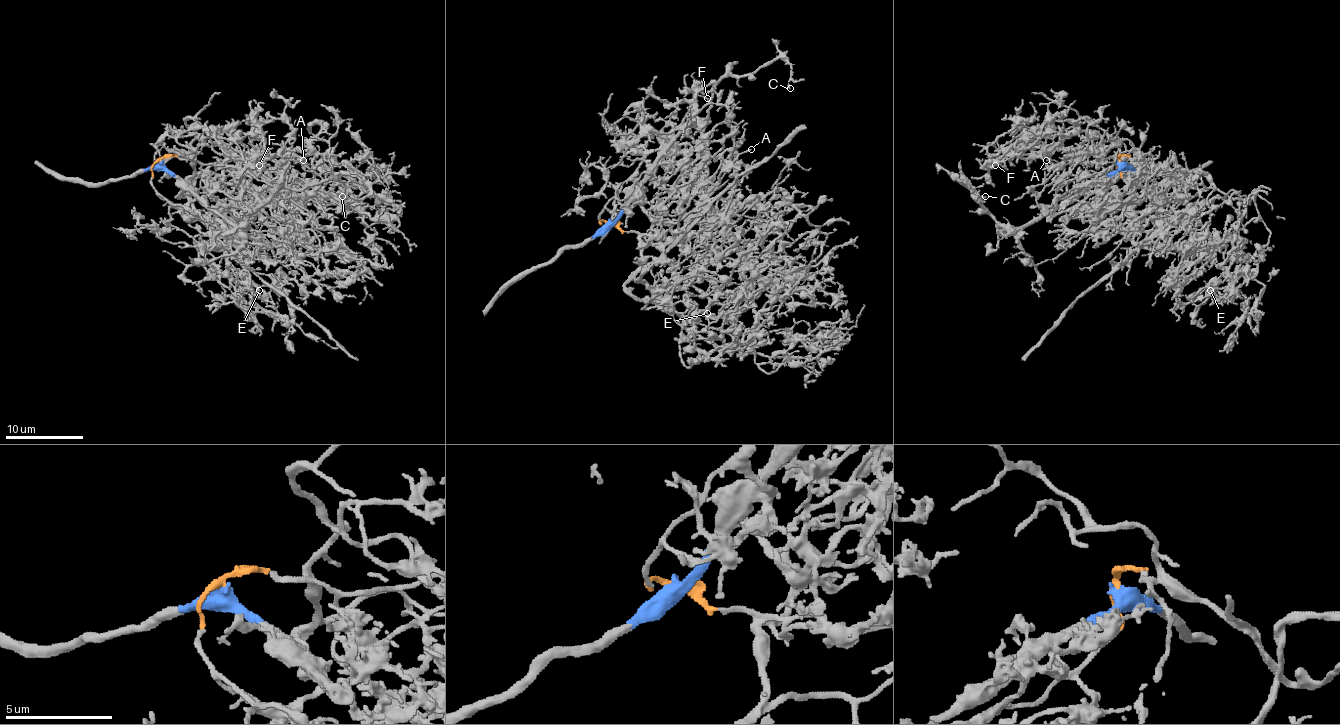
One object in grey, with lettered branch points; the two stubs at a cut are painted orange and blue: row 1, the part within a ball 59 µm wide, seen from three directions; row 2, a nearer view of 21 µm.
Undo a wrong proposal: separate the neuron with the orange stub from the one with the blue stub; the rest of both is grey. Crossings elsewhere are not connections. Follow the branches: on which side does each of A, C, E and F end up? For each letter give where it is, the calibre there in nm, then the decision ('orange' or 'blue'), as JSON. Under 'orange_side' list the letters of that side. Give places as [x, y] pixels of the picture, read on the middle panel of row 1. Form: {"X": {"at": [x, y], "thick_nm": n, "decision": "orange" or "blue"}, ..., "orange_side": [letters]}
{"A": {"at": [751, 149], "thick_nm": 150, "decision": "orange"}, "C": {"at": [790, 88], "thick_nm": 150, "decision": "blue"}, "E": {"at": [707, 313], "thick_nm": 160, "decision": "orange"}, "F": {"at": [707, 98], "thick_nm": 160, "decision": "orange"}, "orange_side": ["A", "E", "F"]}

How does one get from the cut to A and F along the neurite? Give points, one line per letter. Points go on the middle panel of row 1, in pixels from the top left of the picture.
A: (608, 222), (645, 236), (661, 185), (712, 187), (751, 150)
F: (608, 222), (639, 237), (651, 230), (655, 200), (684, 167), (678, 146), (690, 101), (696, 95), (708, 99)

